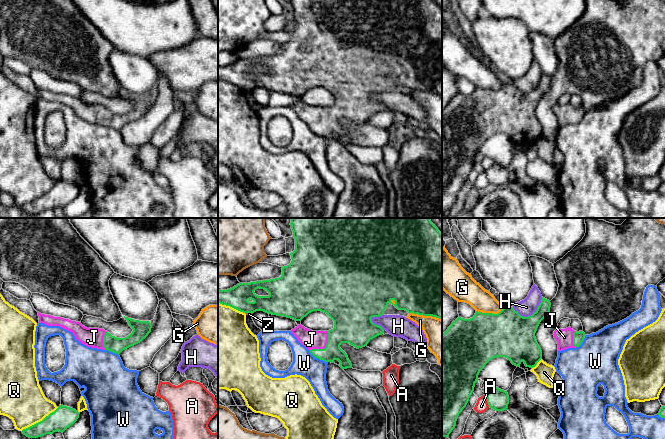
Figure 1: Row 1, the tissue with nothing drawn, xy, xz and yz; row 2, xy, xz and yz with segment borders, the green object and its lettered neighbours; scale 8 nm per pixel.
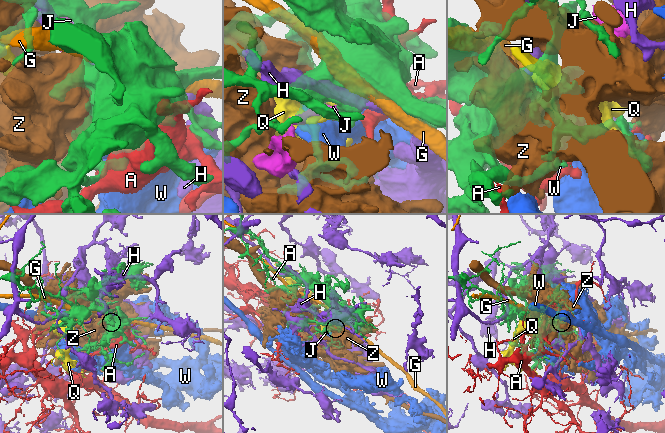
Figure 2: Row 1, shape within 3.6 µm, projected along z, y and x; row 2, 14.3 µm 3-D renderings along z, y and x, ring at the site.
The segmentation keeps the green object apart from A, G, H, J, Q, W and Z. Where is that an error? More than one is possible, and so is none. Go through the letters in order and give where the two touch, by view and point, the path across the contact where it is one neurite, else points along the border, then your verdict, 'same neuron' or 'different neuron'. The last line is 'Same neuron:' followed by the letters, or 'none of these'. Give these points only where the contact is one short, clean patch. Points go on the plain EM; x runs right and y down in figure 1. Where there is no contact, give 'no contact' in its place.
A: yz (487, 177) | different neuron
G: xz (425, 91) | different neuron
H: yz (531, 91) | different neuron
J: xz (325, 123) | across xz (349, 103), (337, 111), (325, 123), (310, 115) | same neuron
Q: xy (40, 197) | different neuron
W: xz (318, 134) | different neuron
Z: xz (248, 88) | different neuron
Same neuron: J

